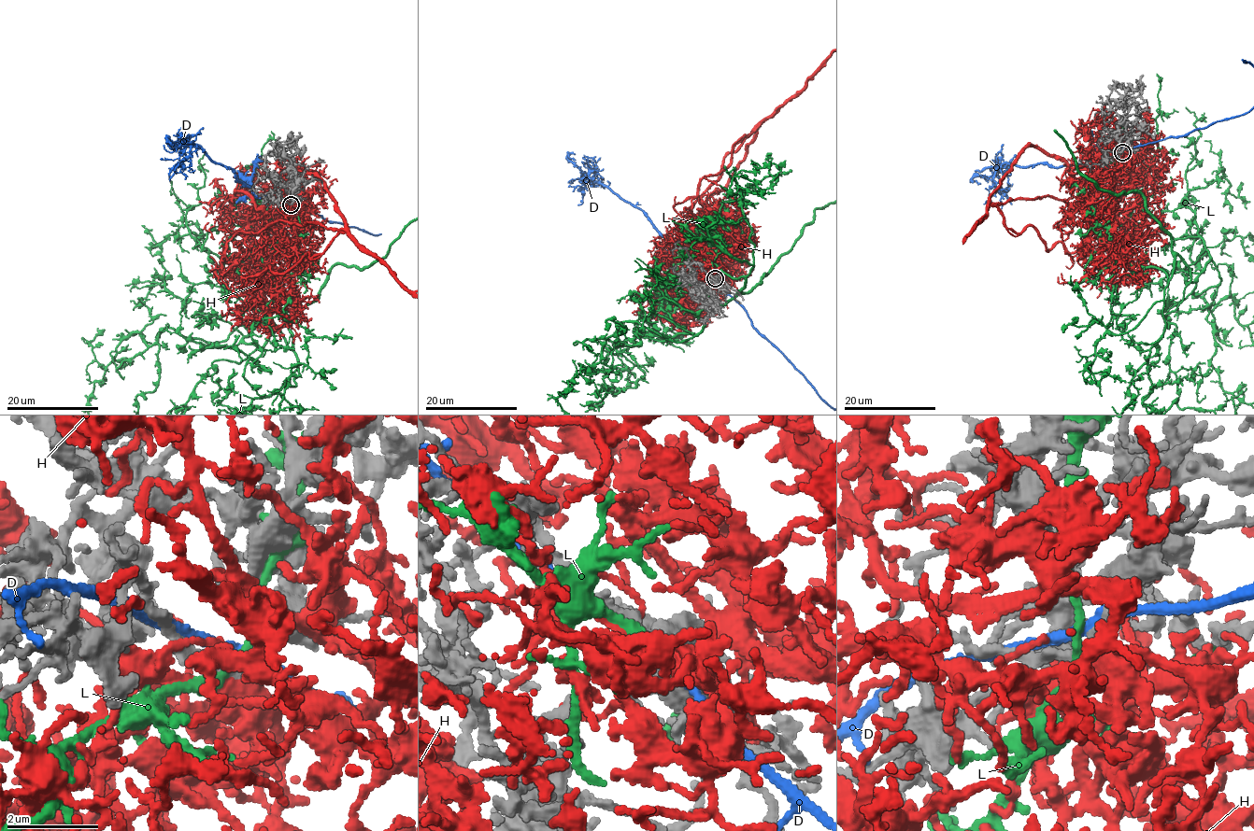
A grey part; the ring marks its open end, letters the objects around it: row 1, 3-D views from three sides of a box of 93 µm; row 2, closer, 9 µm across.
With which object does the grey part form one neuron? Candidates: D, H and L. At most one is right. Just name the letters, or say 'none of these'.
H

